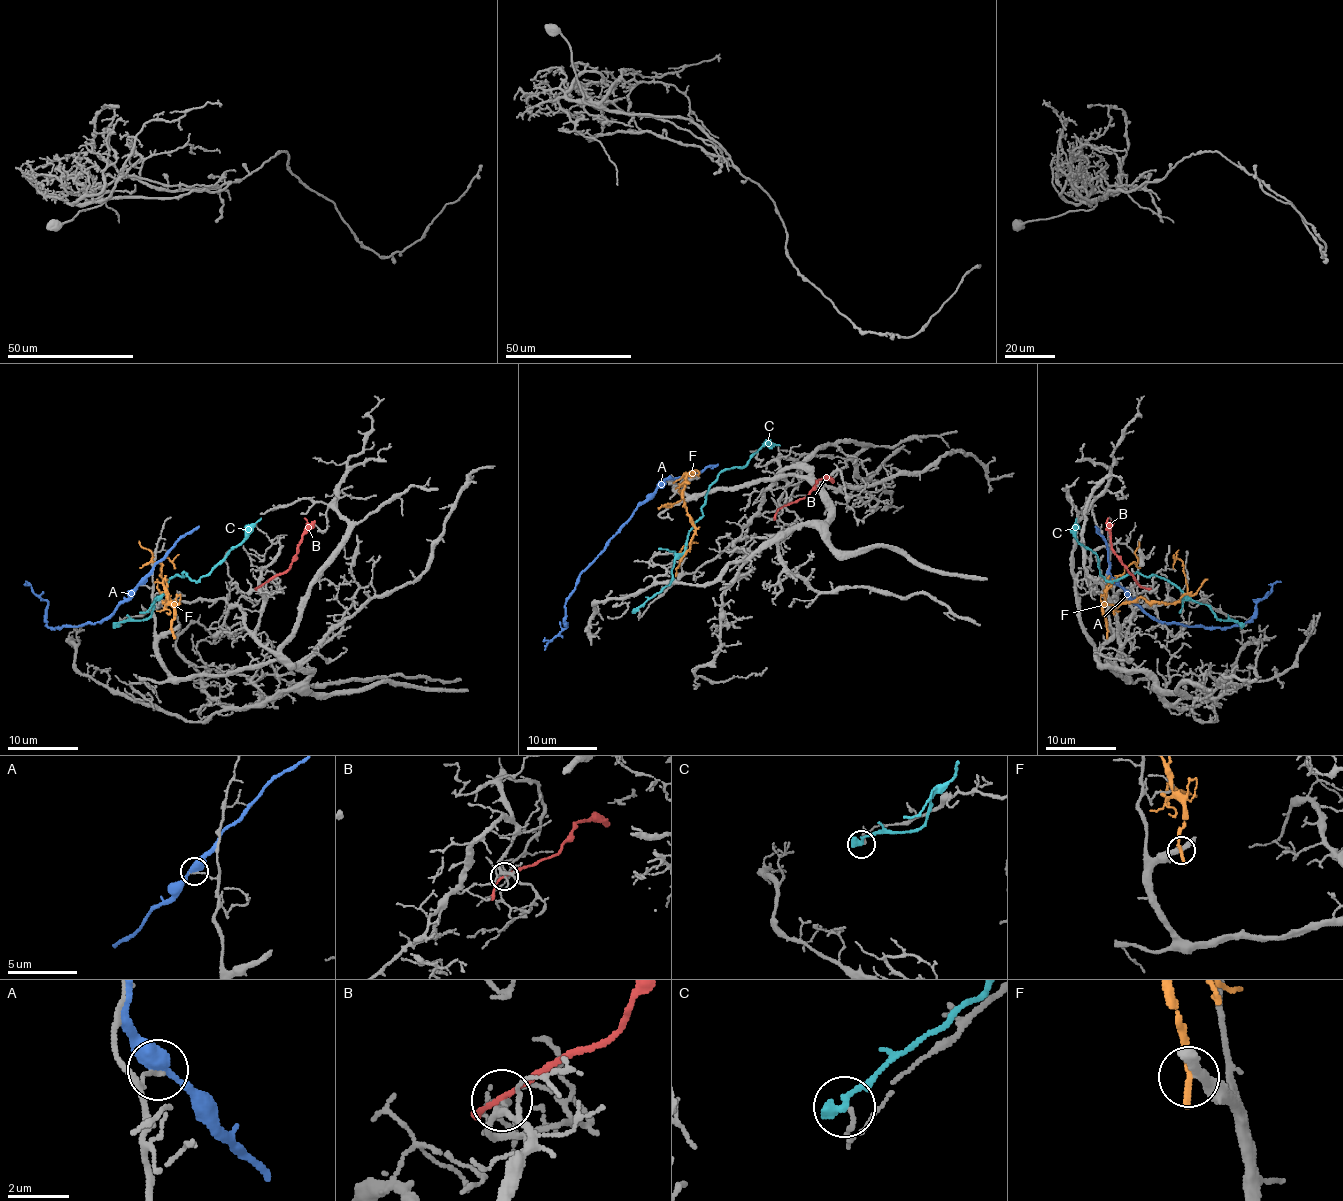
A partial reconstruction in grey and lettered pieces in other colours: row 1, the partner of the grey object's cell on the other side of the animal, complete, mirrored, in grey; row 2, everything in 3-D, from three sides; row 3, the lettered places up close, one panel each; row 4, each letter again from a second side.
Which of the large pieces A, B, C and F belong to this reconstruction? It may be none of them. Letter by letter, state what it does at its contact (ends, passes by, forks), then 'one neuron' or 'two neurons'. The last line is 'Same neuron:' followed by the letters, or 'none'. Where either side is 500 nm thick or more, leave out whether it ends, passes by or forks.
A: it passes by; two neurons
B: it passes by; two neurons
C: it ends there; two neurons
F: it ends there; two neurons
Same neuron: none

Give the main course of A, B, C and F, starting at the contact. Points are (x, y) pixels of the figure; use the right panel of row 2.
A: (1117, 585), (1159, 622), (1205, 627), (1242, 625), (1253, 615), (1256, 602), (1276, 581), (1281, 581)
B: (1138, 585), (1111, 548), (1108, 517)
C: (1241, 625), (1219, 620), (1205, 604), (1154, 574), (1108, 581), (1097, 556), (1076, 539), (1076, 517)
F: (1108, 631), (1102, 608), (1106, 604), (1140, 597), (1177, 602), (1187, 592), (1182, 562), (1173, 560), (1173, 555)

